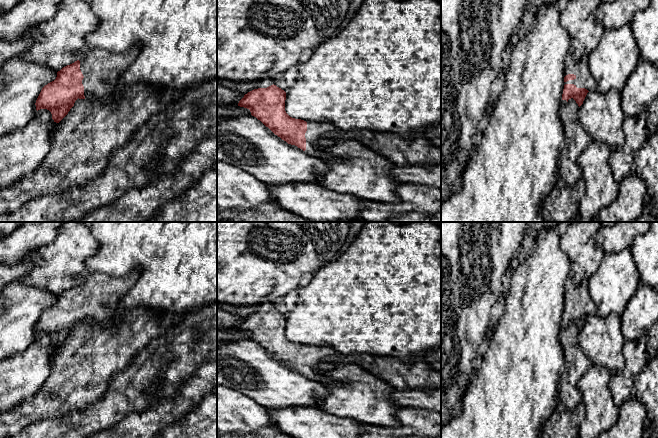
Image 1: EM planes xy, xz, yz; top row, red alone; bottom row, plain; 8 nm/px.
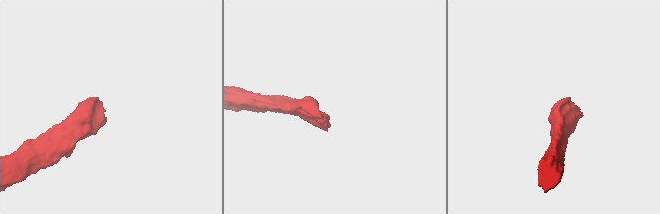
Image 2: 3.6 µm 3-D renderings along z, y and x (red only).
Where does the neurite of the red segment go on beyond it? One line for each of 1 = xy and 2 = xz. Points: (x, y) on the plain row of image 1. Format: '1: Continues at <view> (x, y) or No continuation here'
1: Continues at xy (101, 293)
2: Continues at xz (319, 361)

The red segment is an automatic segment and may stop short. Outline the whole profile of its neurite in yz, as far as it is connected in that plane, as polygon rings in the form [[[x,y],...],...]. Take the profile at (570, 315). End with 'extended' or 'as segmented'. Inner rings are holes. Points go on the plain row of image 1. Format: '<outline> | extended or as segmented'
[[[570,274],[565,281],[564,289],[565,309],[561,329],[565,329],[569,323],[573,322],[580,331],[587,317],[596,314],[595,304],[589,295],[588,279],[583,279],[579,284],[575,284]]] | extended

